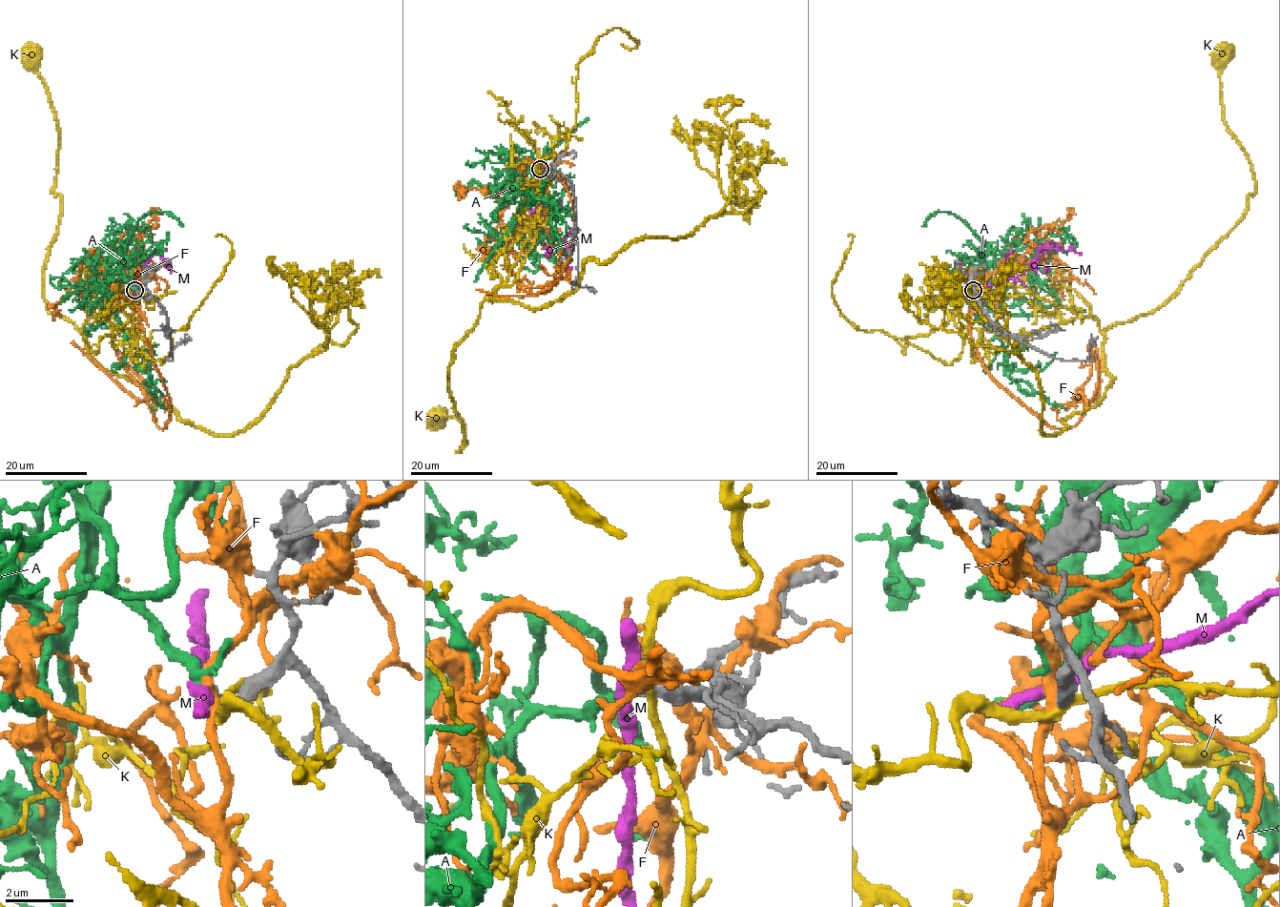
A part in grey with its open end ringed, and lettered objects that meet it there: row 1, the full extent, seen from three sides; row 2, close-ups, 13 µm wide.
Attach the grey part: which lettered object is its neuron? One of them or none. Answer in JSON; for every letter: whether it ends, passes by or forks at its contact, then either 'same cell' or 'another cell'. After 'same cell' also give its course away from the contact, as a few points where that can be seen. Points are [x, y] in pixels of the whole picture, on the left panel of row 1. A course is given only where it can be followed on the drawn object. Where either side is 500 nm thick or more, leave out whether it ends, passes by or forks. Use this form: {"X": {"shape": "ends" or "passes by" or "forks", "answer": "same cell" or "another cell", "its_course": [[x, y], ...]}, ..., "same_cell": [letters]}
{"A": {"shape": "passes by", "answer": "same cell", "its_course": [[135, 291], [121, 279], [118, 321], [124, 336], [140, 354], [151, 380], [145, 384], [155, 403], [167, 407]]}, "F": {"shape": "passes by", "answer": "another cell"}, "K": {"shape": "passes by", "answer": "another cell"}, "M": {"shape": "passes by", "answer": "another cell"}, "same_cell": ["A"]}

